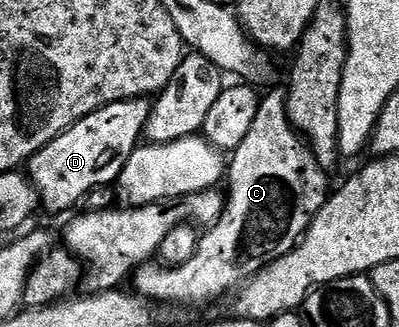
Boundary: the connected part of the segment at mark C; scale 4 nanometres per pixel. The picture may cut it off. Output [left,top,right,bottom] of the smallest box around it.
[133,91,329,307]

